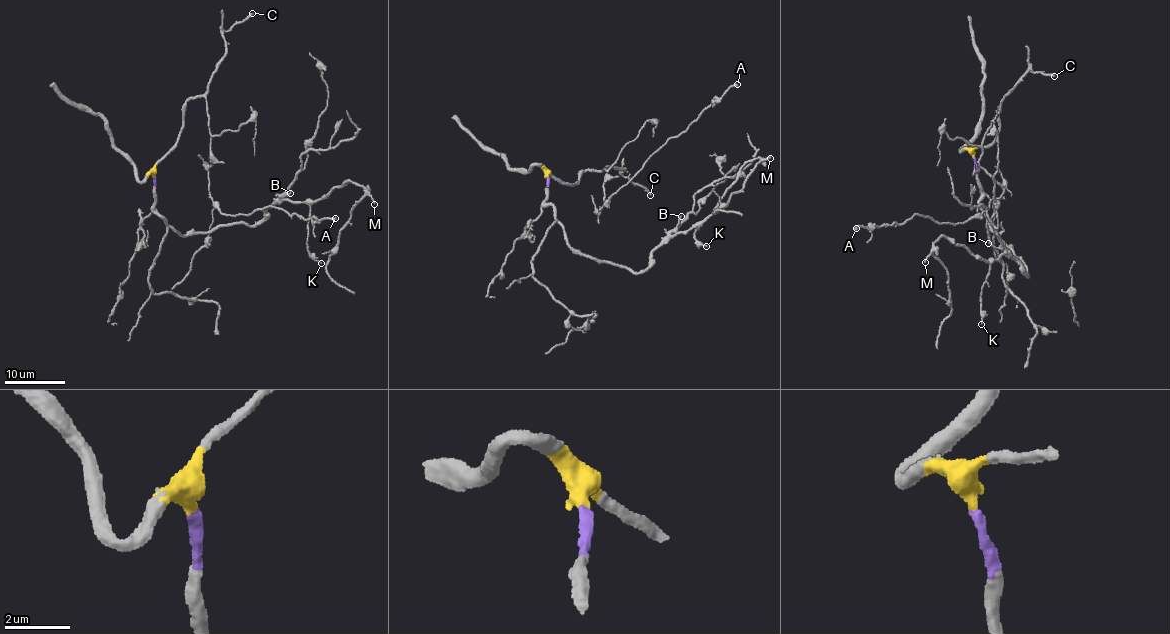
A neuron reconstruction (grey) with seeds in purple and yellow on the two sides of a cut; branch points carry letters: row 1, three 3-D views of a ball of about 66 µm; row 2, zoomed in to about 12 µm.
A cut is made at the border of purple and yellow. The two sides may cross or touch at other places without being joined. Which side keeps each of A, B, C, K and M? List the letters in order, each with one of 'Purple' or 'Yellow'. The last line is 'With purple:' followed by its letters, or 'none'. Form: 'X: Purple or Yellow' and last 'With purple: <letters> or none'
A: Yellow
B: Purple
C: Yellow
K: Purple
M: Purple
With purple: B, K, M

